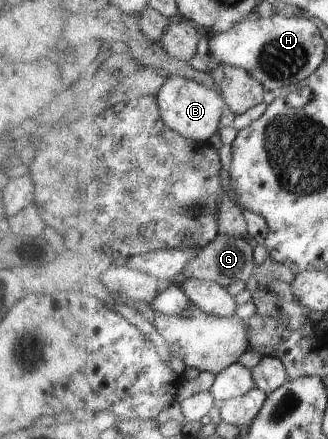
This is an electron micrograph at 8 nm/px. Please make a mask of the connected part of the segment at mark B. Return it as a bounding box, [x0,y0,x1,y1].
[156,76,227,144]

